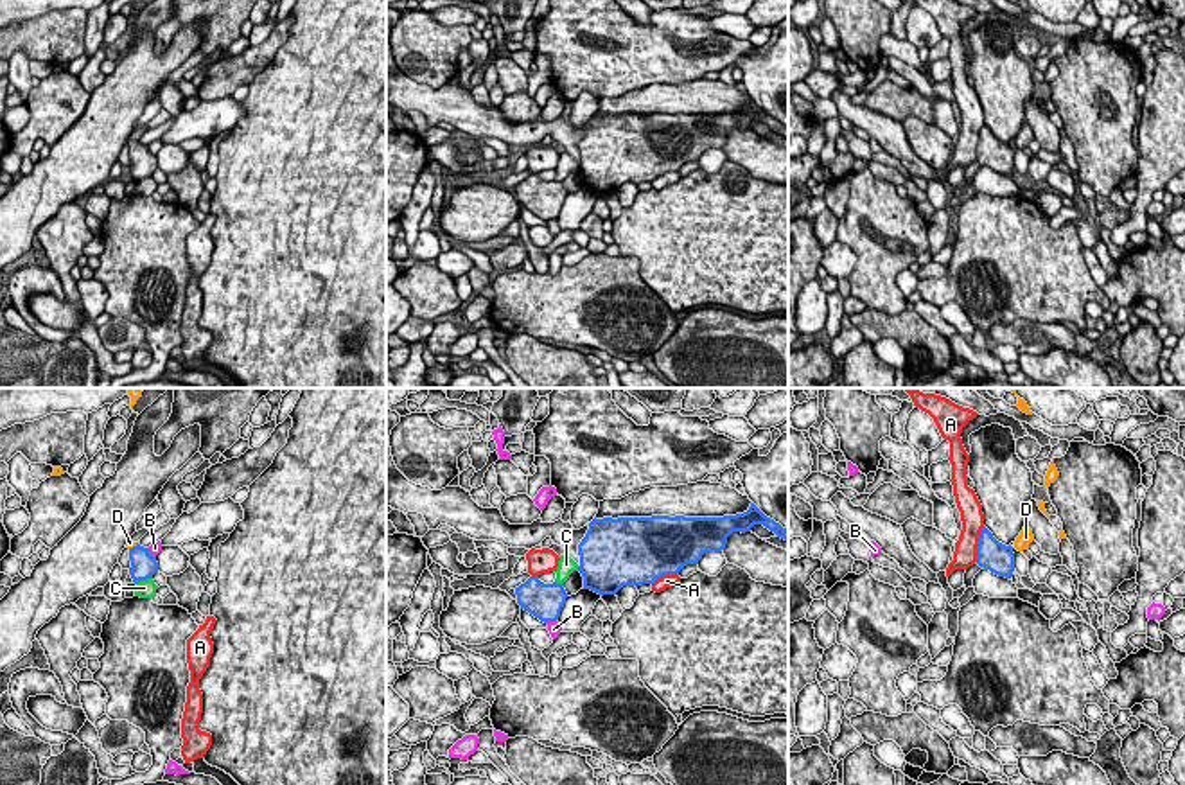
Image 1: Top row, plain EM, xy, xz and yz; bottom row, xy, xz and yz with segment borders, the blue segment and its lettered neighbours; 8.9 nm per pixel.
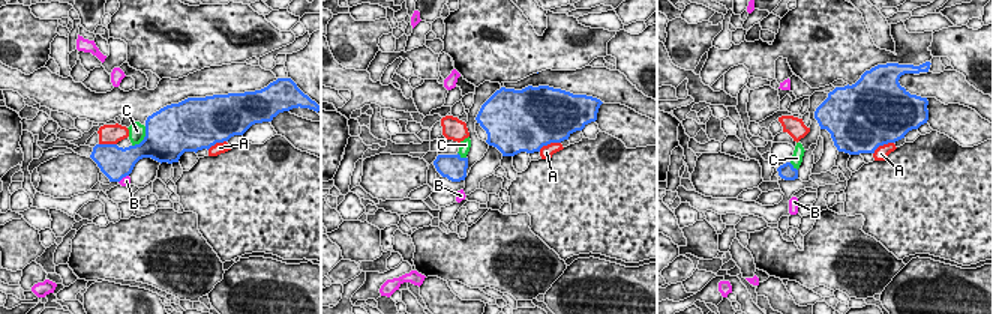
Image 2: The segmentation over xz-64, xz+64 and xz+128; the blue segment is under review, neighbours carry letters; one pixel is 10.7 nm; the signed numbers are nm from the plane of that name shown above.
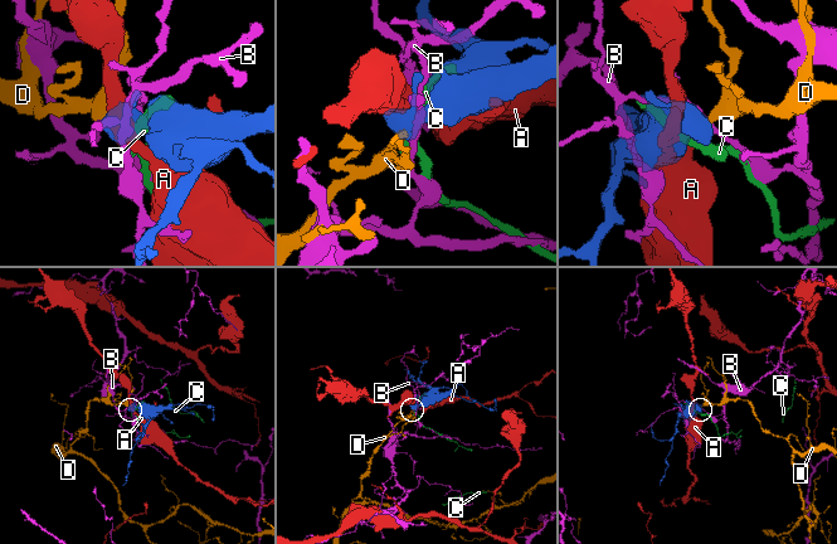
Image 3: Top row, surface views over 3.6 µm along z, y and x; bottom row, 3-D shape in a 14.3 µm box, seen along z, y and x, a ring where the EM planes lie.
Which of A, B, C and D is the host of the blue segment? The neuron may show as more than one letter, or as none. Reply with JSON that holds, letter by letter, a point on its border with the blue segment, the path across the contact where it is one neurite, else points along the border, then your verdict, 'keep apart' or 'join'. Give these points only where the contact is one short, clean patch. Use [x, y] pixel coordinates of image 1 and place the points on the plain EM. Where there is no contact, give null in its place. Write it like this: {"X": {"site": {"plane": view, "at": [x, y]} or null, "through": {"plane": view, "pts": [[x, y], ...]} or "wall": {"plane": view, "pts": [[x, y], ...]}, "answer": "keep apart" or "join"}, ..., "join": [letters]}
{"A": {"site": {"plane": "yz", "at": [979, 142]}, "answer": "keep apart"}, "B": {"site": {"plane": "xy", "at": [149, 151]}, "answer": "keep apart"}, "C": {"site": {"plane": "xy", "at": [142, 176]}, "answer": "keep apart"}, "D": {"site": {"plane": "xy", "at": [133, 144]}, "through": {"plane": "xy", "pts": [[144, 162], [133, 144], [130, 141]]}, "answer": "join"}, "join": ["D"]}

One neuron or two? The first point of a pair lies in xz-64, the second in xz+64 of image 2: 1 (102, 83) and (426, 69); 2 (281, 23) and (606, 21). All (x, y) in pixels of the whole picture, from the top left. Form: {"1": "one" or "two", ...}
{"1": "two", "2": "one"}

